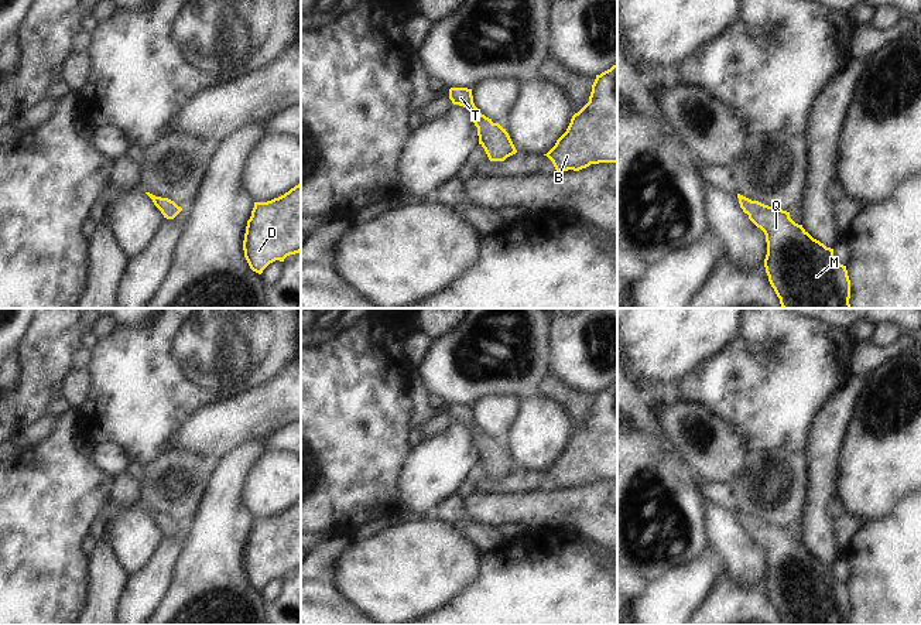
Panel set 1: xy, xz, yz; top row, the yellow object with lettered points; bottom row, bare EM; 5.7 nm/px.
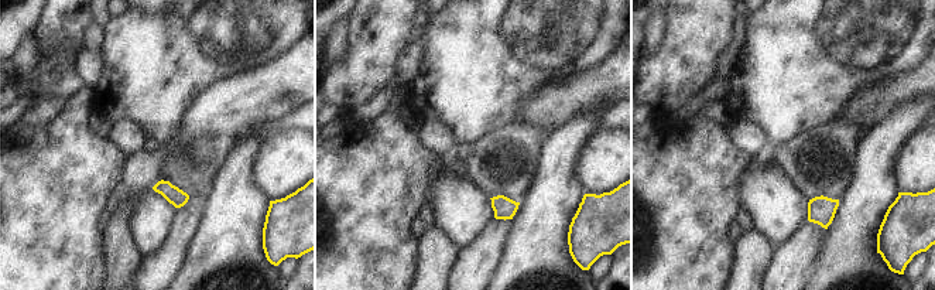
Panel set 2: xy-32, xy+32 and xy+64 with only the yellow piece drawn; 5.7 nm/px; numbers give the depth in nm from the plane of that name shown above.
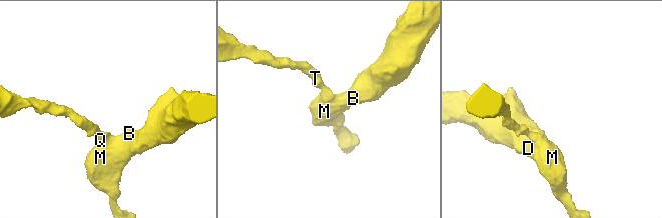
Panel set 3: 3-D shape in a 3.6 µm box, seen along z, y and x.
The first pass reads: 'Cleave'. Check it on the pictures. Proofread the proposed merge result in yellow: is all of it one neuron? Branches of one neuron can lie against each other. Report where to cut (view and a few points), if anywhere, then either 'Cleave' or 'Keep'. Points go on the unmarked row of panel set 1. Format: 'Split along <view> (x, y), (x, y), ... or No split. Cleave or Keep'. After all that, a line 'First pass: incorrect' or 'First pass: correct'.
No split. Keep
First pass: incorrect

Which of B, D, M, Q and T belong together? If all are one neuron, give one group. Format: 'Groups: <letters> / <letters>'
Groups: B D M Q T

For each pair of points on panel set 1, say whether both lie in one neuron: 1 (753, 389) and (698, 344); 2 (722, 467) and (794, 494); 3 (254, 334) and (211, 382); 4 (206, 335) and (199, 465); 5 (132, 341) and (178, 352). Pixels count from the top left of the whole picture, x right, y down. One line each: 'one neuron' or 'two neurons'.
1: two neurons
2: two neurons
3: one neuron
4: two neurons
5: one neuron

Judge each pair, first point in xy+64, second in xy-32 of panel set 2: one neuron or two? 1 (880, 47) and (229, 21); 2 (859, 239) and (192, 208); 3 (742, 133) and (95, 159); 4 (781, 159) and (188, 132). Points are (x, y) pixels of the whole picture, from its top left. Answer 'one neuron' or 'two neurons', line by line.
1: one neuron
2: two neurons
3: two neurons
4: two neurons

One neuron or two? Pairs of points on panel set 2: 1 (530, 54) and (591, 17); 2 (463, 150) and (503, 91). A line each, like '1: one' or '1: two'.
1: one
2: two

